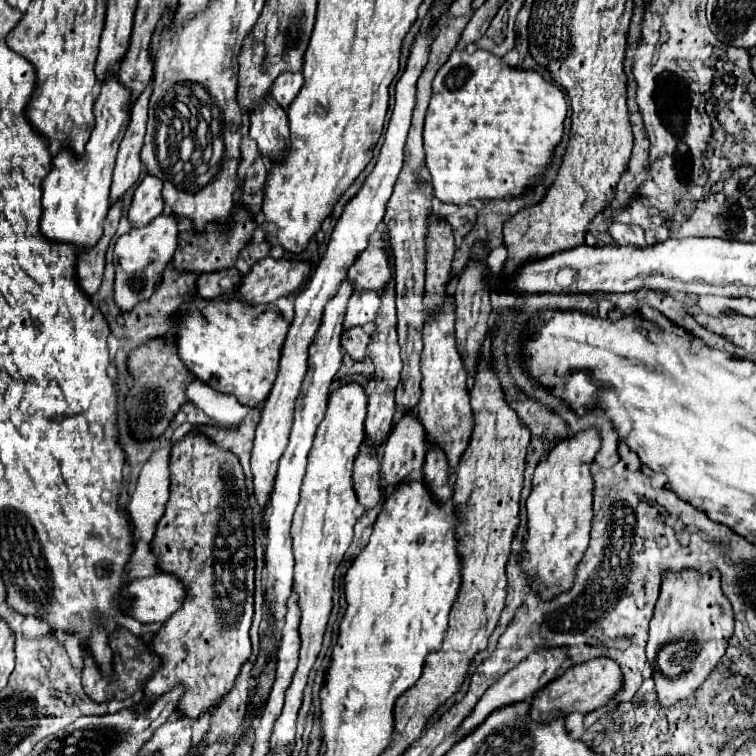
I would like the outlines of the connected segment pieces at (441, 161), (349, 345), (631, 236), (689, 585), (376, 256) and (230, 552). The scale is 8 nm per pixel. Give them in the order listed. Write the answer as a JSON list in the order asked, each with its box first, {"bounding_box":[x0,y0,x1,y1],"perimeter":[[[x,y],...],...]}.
[{"bounding_box":[423,49,567,205],"perimeter":[[[455,49],[451,53],[451,57],[447,59],[447,63],[437,71],[435,79],[433,79],[433,95],[431,95],[431,105],[427,109],[427,117],[425,117],[425,129],[423,129],[423,139],[425,139],[425,163],[427,169],[431,173],[431,185],[433,185],[433,195],[441,201],[441,203],[455,203],[455,205],[467,205],[473,199],[505,199],[505,197],[521,197],[525,195],[529,189],[533,189],[535,185],[539,185],[545,177],[545,171],[551,165],[553,153],[557,149],[557,145],[561,143],[563,137],[563,123],[567,117],[567,101],[563,101],[563,91],[559,87],[555,87],[553,83],[547,83],[537,71],[533,69],[517,69],[517,67],[509,67],[507,63],[501,61],[501,57],[493,55],[493,53],[485,53],[485,51],[475,51],[475,53],[467,53],[467,51],[459,51]]]},{"bounding_box":[341,327,369,361],"perimeter":[[[353,327],[345,331],[341,337],[341,345],[351,355],[353,361],[367,359],[367,341],[369,341],[369,335],[363,331],[363,327]]]},{"bounding_box":[609,223,645,247],"perimeter":[[[611,223],[609,225],[609,233],[613,237],[613,241],[617,245],[637,245],[637,247],[645,247],[645,237],[643,237],[643,229],[635,227],[635,225],[623,225],[623,223]]]},{"bounding_box":[647,569,733,705],"perimeter":[[[695,569],[663,573],[659,601],[649,623],[647,659],[655,667],[655,685],[661,705],[687,699],[725,655],[733,635],[733,609],[721,591],[721,573],[705,575]]]},{"bounding_box":[347,245,391,291],"perimeter":[[[369,245],[359,259],[351,265],[347,277],[353,277],[353,281],[357,281],[357,285],[353,285],[353,289],[379,289],[383,291],[391,279],[391,269],[389,269],[389,261],[385,257],[385,251],[381,247]]]},{"bounding_box":[143,435,253,717],"perimeter":[[[185,435],[171,447],[169,459],[171,471],[171,497],[167,501],[165,515],[157,523],[157,533],[151,541],[151,551],[157,557],[159,571],[175,575],[185,585],[185,603],[173,613],[149,643],[161,663],[159,669],[147,679],[143,687],[143,703],[149,705],[165,691],[183,685],[183,697],[177,703],[177,711],[185,717],[199,717],[211,707],[217,707],[225,693],[233,687],[245,661],[251,657],[249,627],[253,619],[253,511],[249,507],[249,495],[245,491],[245,475],[239,459],[231,451],[219,449],[203,435]]]}]

